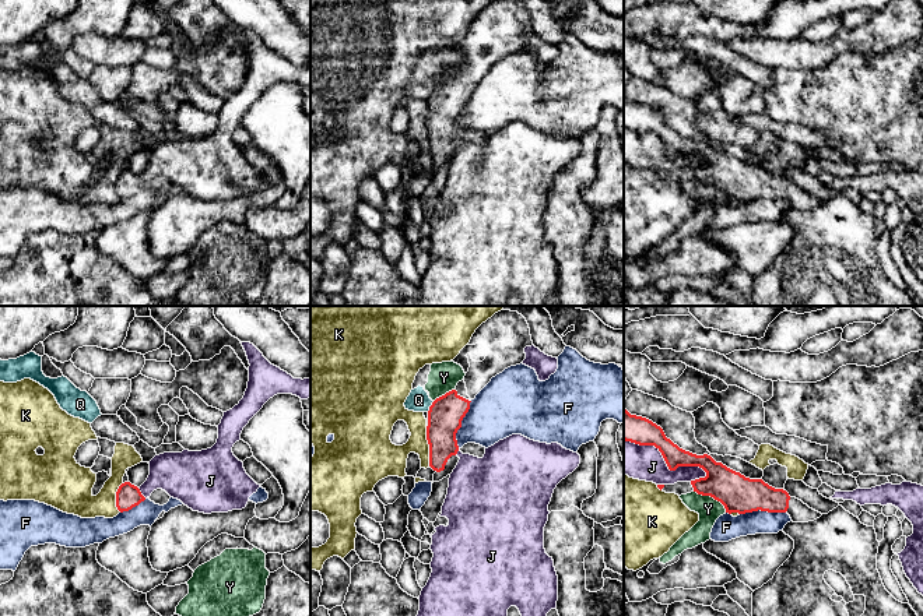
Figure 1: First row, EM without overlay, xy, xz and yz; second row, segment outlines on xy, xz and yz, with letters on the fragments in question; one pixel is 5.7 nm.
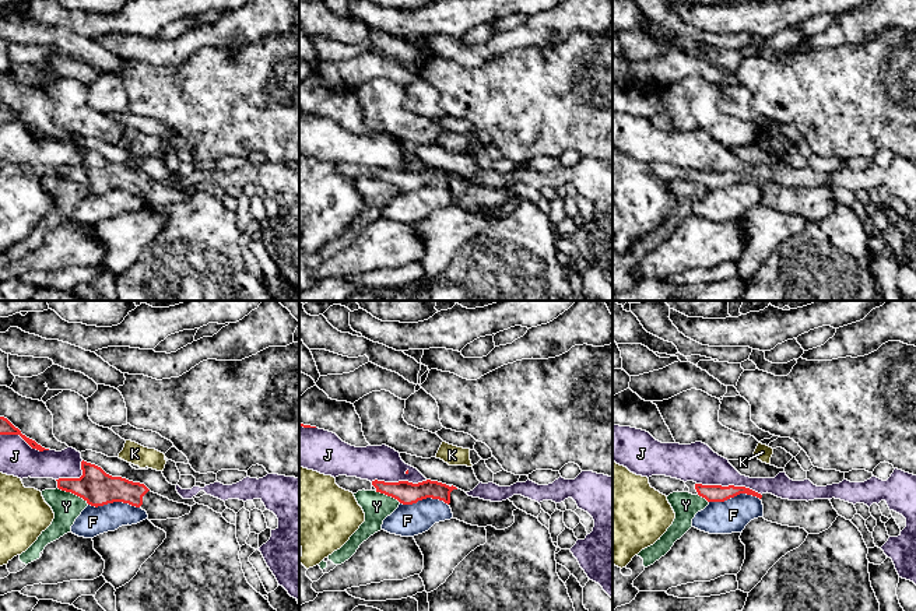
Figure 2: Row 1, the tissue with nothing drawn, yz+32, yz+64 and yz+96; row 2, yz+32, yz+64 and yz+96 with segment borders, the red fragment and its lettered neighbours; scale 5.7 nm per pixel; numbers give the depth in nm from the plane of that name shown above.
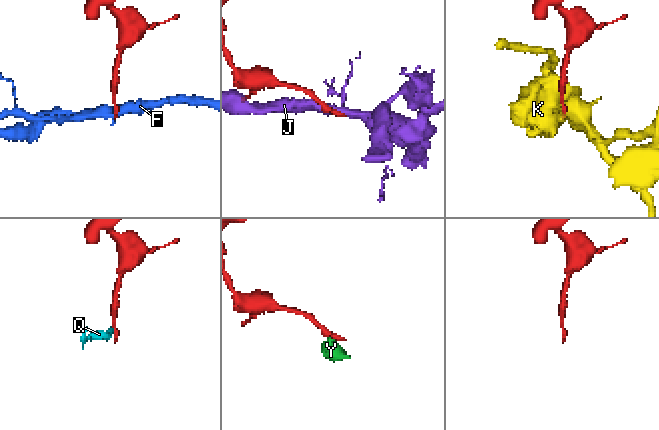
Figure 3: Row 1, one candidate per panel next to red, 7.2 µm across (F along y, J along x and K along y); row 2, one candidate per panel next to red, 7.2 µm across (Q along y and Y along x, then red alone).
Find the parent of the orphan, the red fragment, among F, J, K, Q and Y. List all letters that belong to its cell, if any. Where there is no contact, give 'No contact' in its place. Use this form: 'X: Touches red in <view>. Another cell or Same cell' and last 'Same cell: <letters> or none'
F: Touches red in xz. Another cell
J: Touches red in yz. Another cell
K: Touches red in xz. Another cell
Q: Touches red in xz. Another cell
Y: Touches red in yz. Another cell
Same cell: none

